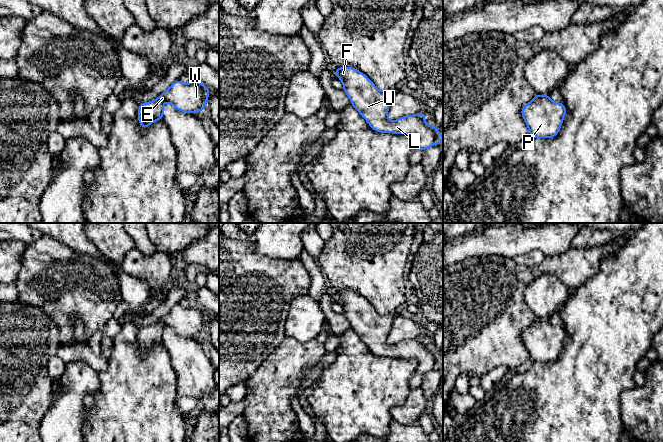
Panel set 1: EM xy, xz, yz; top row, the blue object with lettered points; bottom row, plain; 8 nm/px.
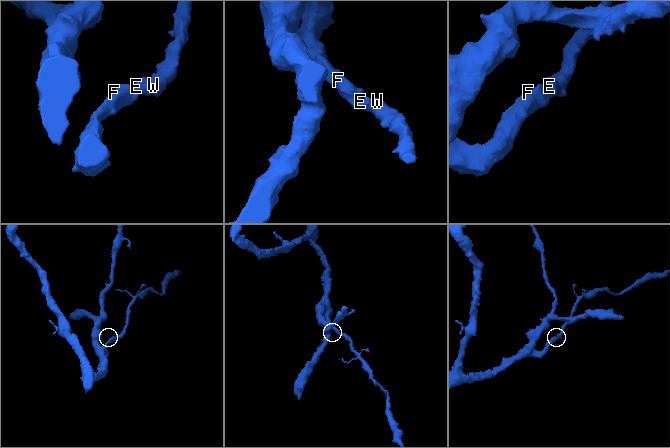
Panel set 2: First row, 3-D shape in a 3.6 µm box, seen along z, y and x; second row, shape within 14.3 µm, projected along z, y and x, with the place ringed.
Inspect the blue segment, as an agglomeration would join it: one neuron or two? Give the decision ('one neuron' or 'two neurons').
one neuron

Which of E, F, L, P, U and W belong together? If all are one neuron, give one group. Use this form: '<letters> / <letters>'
E F L P U W

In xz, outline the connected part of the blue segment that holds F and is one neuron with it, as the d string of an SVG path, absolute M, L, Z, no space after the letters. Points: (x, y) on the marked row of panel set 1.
M353 67L337 68L334 72L342 81L343 90L350 98L351 105L373 130L380 133L415 135L418 137L416 148L422 151L443 142L436 126L428 126L425 123L427 114L404 116L395 121L388 119L392 90L378 90L366 75Z

